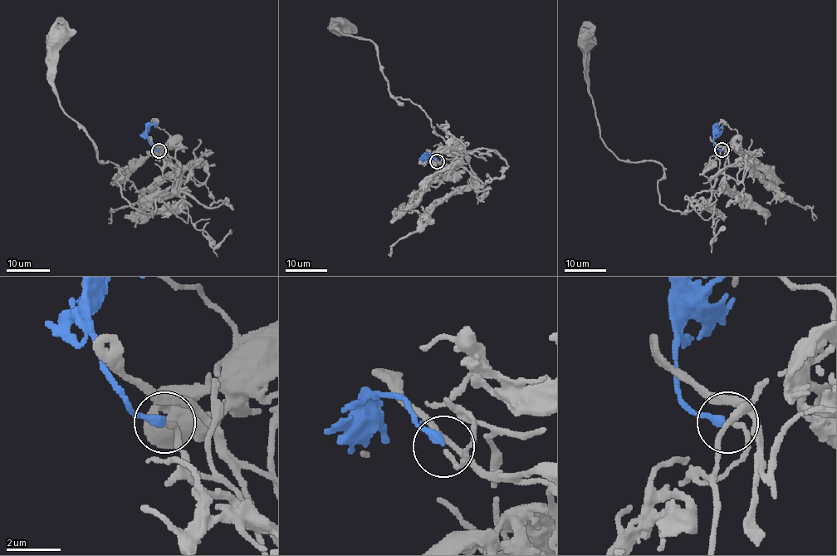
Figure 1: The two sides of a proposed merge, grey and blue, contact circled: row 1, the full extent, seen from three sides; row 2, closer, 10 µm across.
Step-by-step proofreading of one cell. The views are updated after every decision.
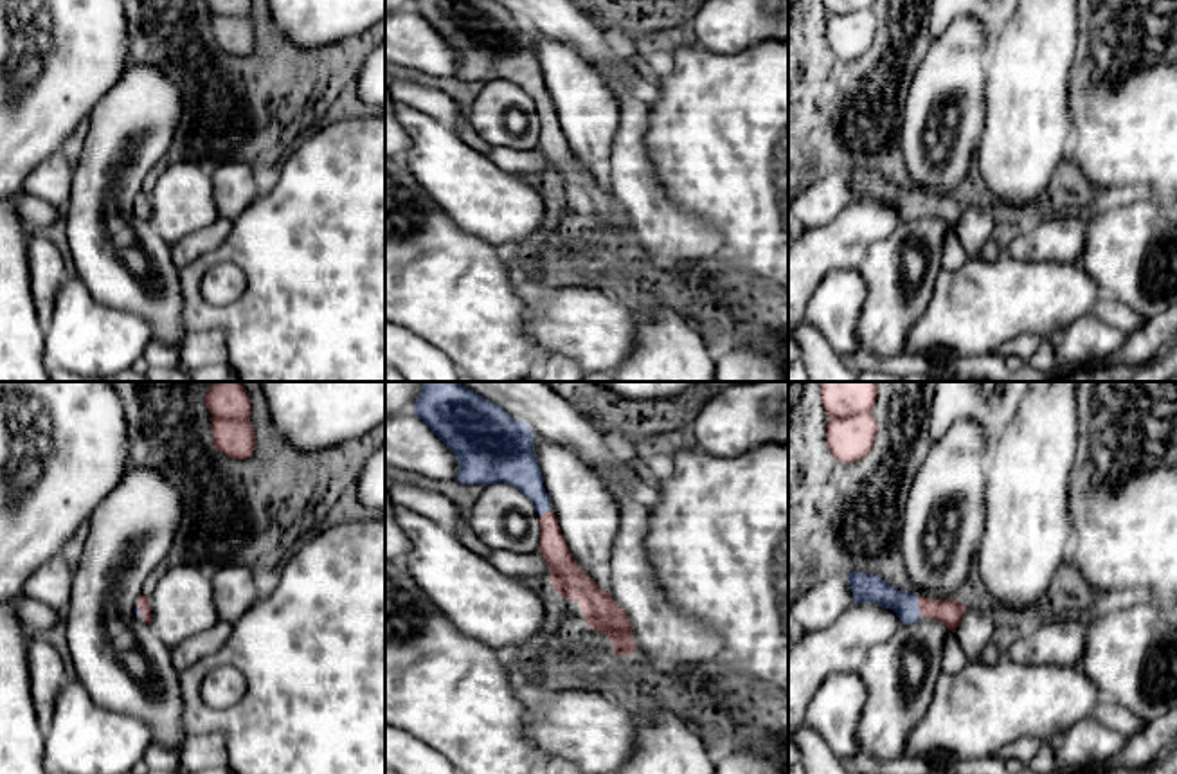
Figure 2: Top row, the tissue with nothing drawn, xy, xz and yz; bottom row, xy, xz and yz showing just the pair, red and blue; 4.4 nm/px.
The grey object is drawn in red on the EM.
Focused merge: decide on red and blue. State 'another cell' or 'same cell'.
same cell

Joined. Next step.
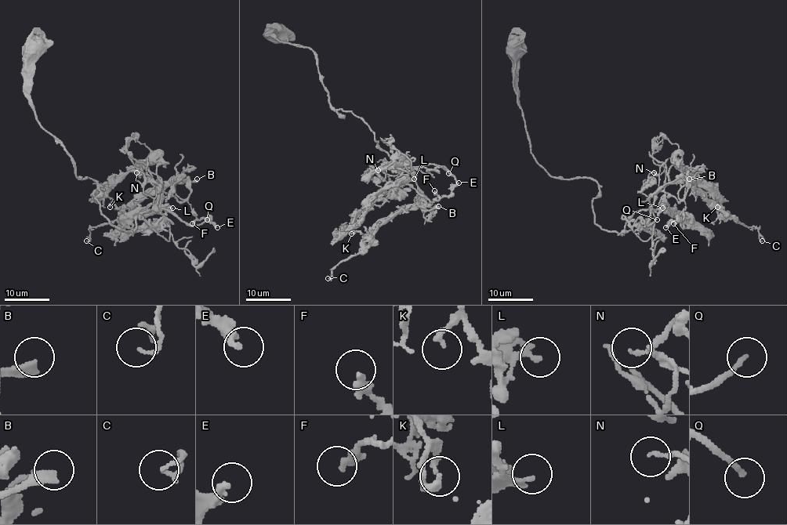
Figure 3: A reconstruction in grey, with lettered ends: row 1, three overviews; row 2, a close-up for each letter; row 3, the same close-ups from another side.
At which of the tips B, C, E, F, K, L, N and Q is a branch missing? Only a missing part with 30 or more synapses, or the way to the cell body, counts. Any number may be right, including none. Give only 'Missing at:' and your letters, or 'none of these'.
Missing at: none of these

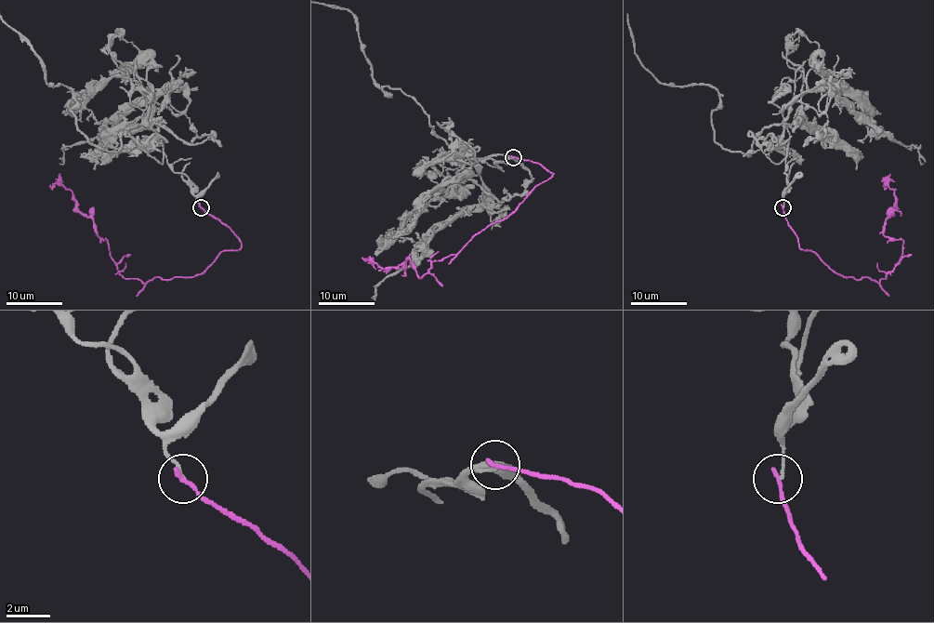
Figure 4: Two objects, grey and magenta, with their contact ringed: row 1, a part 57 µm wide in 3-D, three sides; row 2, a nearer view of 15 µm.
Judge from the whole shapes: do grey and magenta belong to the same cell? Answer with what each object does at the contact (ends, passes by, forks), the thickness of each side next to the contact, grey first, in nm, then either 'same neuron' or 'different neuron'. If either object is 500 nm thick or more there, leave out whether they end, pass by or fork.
grey ends | magenta ends | 110/220 nm | different neuron

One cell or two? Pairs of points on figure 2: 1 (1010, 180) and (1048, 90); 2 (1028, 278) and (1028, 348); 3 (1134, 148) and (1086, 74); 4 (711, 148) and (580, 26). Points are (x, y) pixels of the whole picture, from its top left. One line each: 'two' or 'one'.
1: one
2: two
3: one
4: two

